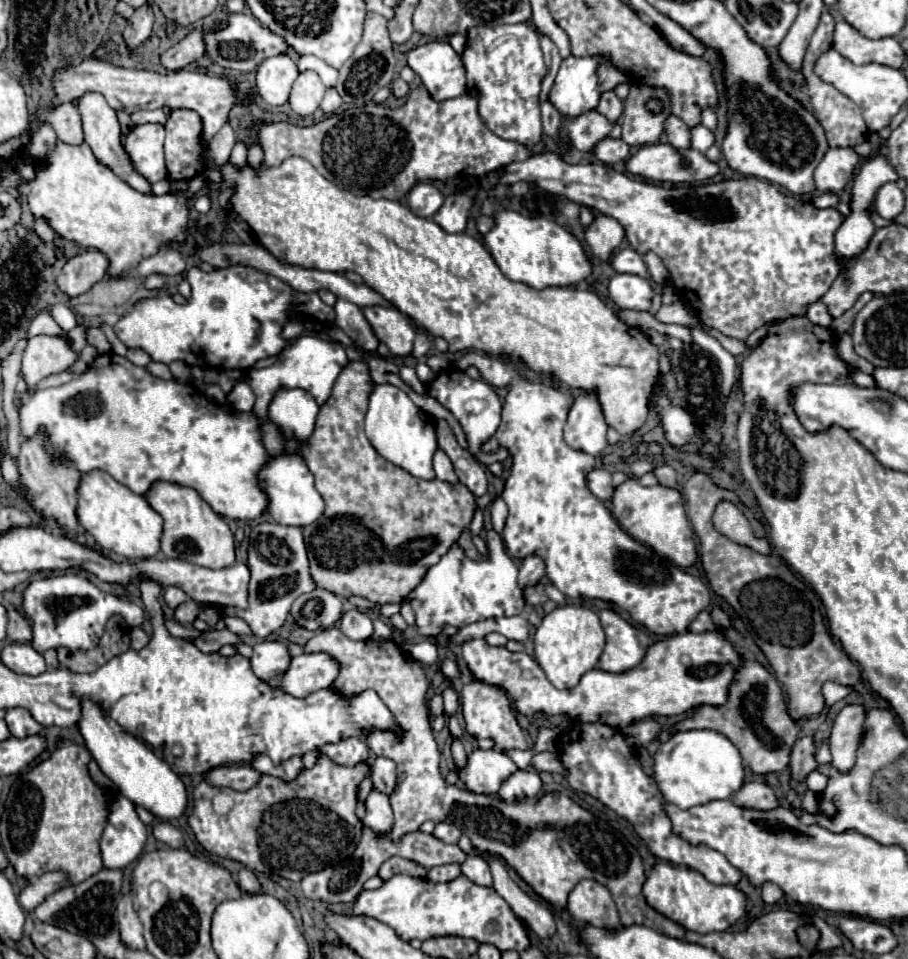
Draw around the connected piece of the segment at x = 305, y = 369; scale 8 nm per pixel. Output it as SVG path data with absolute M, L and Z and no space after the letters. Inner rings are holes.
M304 335L304 337L296 339L292 345L288 345L278 355L274 365L270 365L266 369L250 369L246 373L246 381L248 381L248 385L252 387L252 391L256 395L256 405L254 405L252 411L256 413L256 417L266 417L270 399L274 397L274 393L278 389L306 389L306 391L312 393L316 403L322 405L332 393L332 387L334 387L334 381L338 379L338 373L342 373L342 369L348 363L350 361L348 361L346 351L340 343Z

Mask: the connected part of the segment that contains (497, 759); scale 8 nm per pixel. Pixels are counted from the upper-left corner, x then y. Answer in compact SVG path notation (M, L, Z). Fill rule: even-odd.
M476 749L468 757L466 765L456 769L456 773L468 791L490 795L496 793L502 781L516 769L518 767L512 763L512 759L502 751Z

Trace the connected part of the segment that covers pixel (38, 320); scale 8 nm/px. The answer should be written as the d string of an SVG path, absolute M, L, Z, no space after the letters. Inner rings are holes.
M46 311L38 313L38 315L32 319L32 323L30 323L30 327L28 327L28 333L26 333L26 339L32 339L32 337L44 335L44 333L50 333L50 335L62 333L62 335L64 335L64 331L56 325L56 321L54 321L54 319L50 317L50 313L46 313Z

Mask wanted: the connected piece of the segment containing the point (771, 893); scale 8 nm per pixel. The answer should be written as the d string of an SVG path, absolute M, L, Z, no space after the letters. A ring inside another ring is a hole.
M764 883L762 885L762 899L766 905L776 905L776 901L782 897L782 889L776 887L774 883Z

